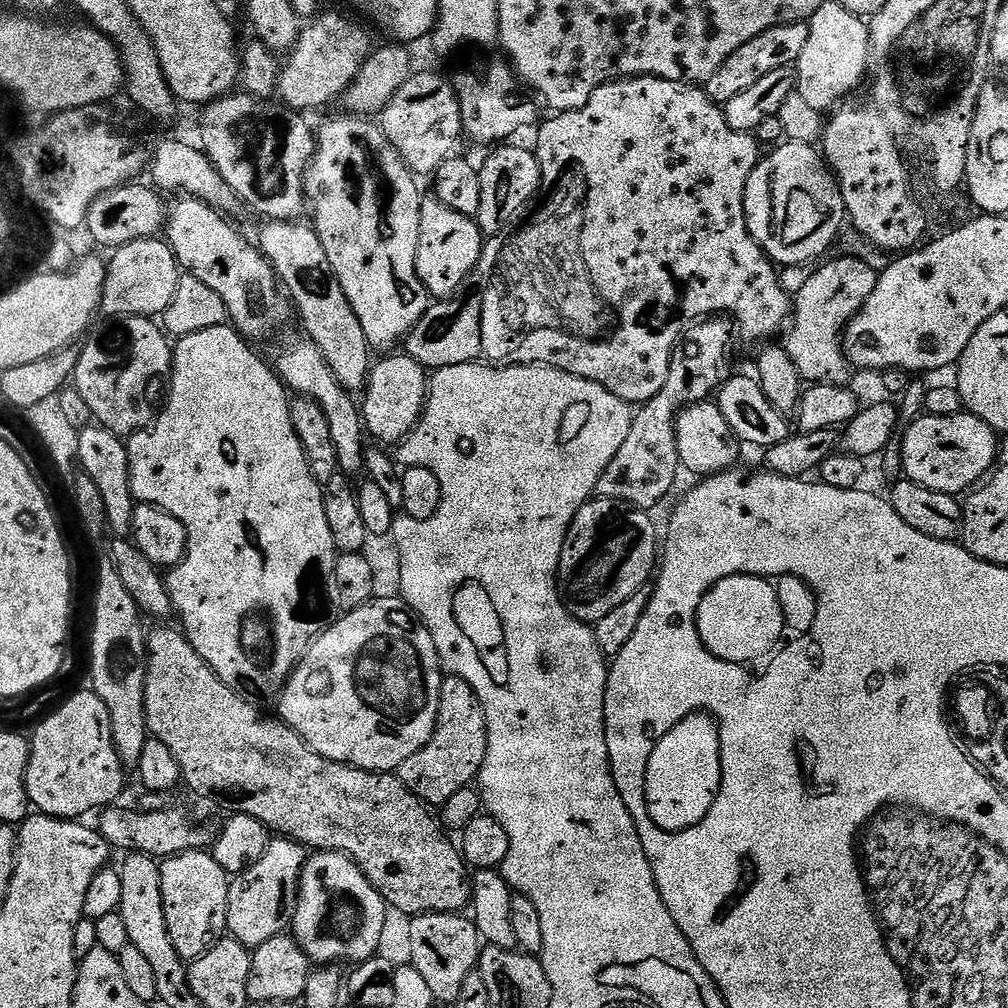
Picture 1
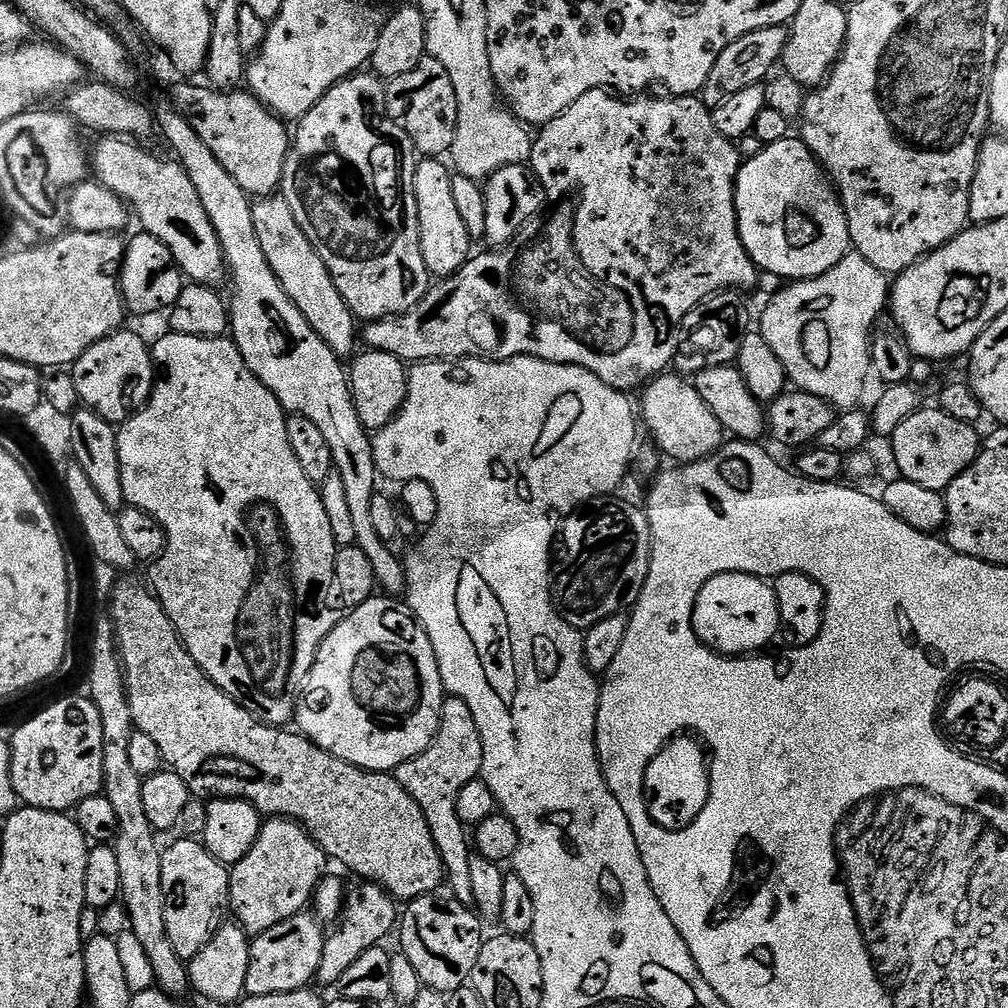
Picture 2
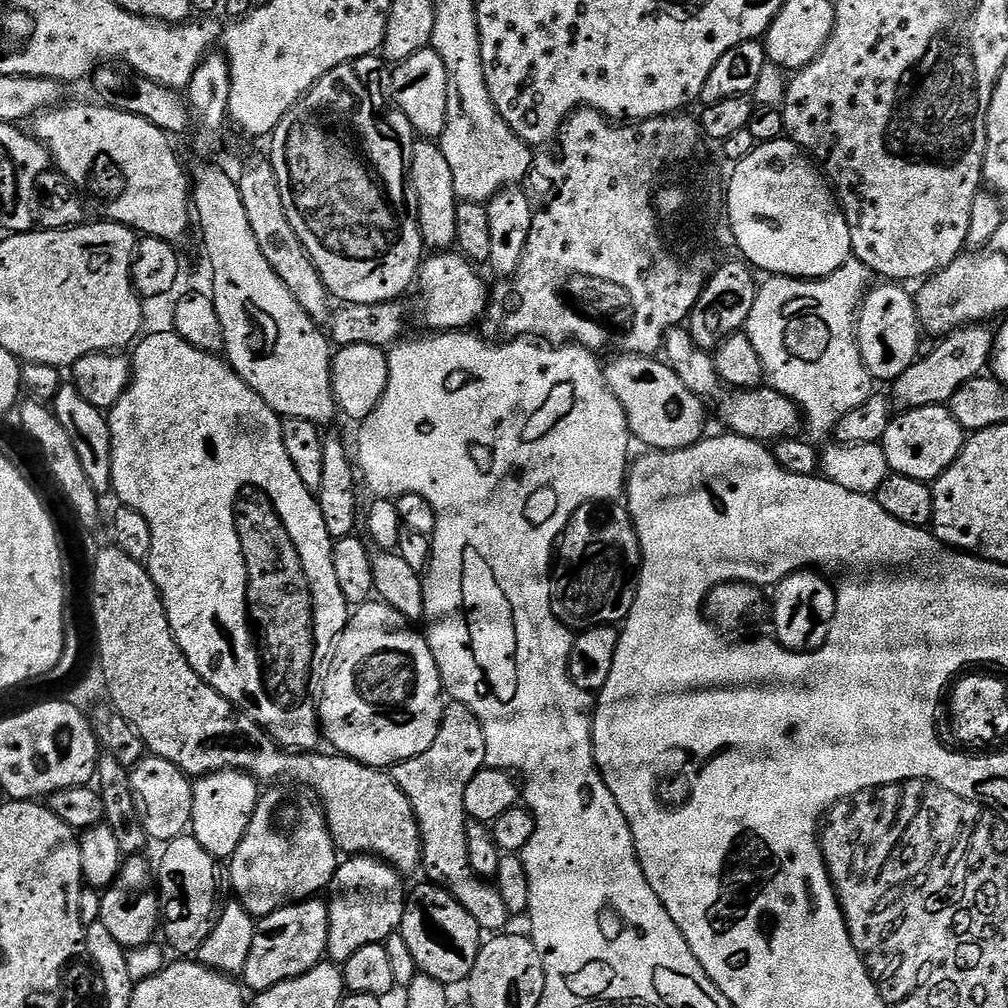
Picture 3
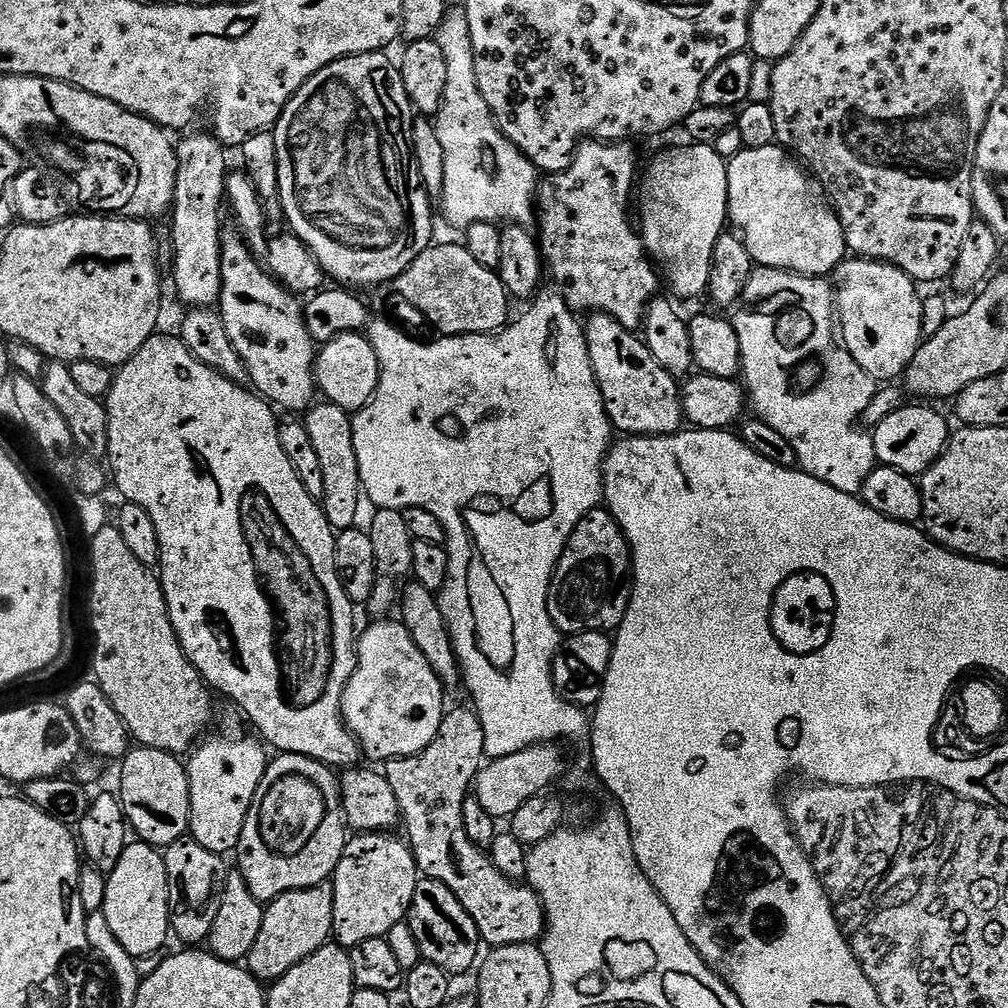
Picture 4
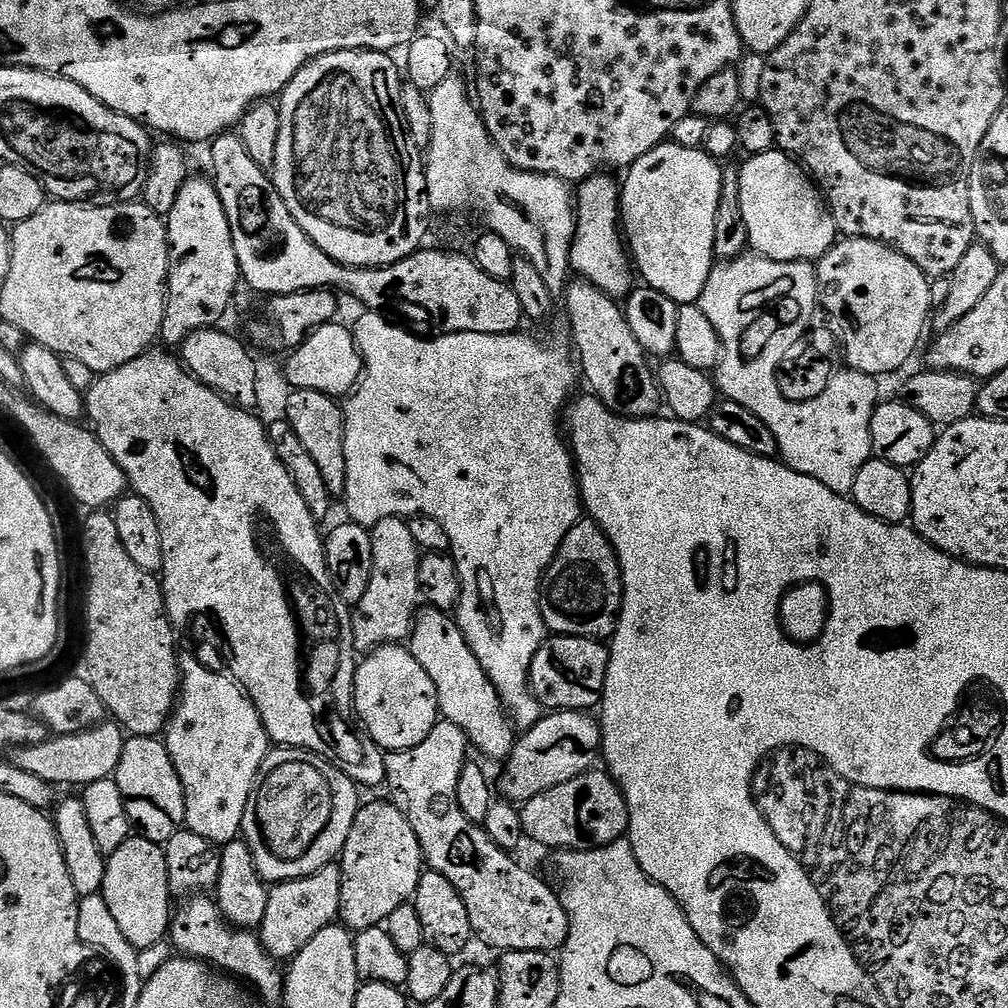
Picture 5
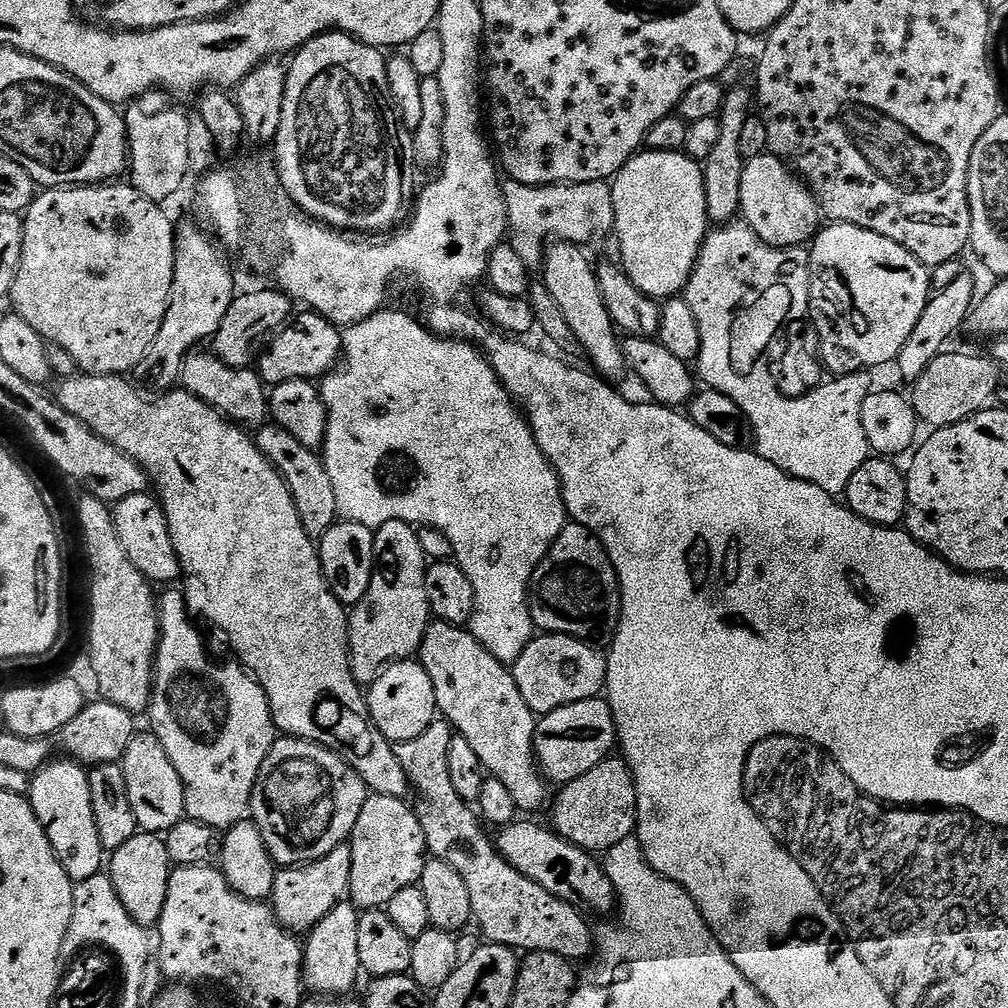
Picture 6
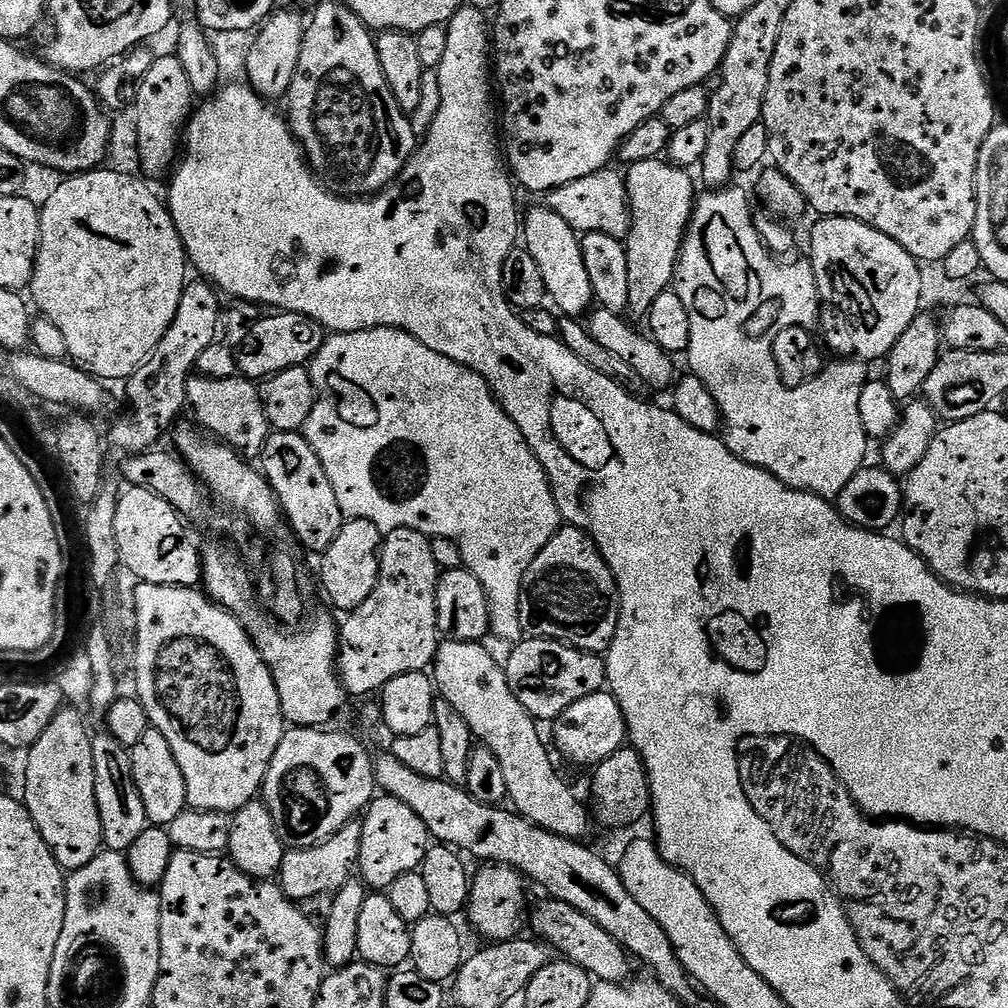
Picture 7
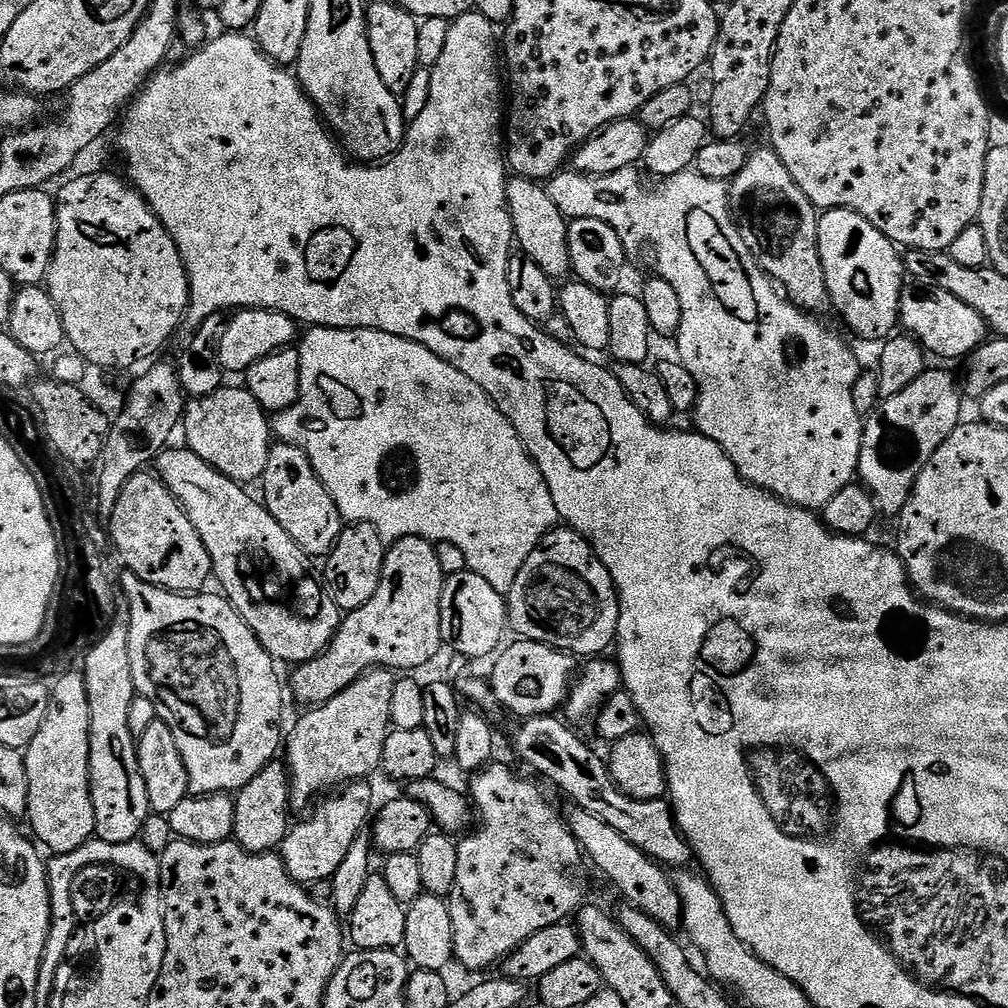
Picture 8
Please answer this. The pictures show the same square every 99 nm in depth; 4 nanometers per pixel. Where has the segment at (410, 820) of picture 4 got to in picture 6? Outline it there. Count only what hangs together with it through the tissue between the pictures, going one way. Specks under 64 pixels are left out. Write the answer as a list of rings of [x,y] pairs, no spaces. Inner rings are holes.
[[[437,718],[432,721],[418,738],[410,738],[406,742],[395,745],[398,762],[402,762],[402,770],[406,770],[406,778],[411,791],[416,792],[420,801],[415,801],[414,811],[416,817],[422,822],[422,830],[426,834],[429,853],[435,859],[442,862],[450,862],[458,874],[462,874],[462,879],[466,881],[466,890],[470,890],[470,906],[474,917],[474,924],[480,927],[483,939],[489,944],[501,944],[507,948],[514,948],[521,953],[529,952],[549,952],[565,956],[567,960],[579,962],[587,961],[594,952],[594,932],[588,929],[589,921],[585,913],[579,908],[570,906],[554,894],[542,890],[538,882],[526,878],[526,874],[518,874],[506,858],[496,850],[493,837],[487,836],[485,825],[481,817],[462,798],[458,798],[458,790],[450,783],[450,742],[454,735],[454,729],[447,720]]]

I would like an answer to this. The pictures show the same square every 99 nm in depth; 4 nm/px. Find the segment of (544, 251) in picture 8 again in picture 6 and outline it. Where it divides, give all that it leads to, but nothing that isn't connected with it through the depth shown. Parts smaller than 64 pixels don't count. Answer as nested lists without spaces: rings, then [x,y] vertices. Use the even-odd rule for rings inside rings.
[[[551,243],[542,266],[542,282],[550,290],[550,294],[554,294],[554,302],[562,306],[562,314],[566,314],[570,330],[574,330],[574,338],[580,340],[583,353],[592,359],[591,367],[603,379],[616,382],[616,379],[626,372],[624,346],[619,339],[616,341],[617,326],[610,316],[610,310],[606,310],[602,286],[598,286],[593,261],[588,261],[588,256],[584,252],[587,251],[578,244]]]

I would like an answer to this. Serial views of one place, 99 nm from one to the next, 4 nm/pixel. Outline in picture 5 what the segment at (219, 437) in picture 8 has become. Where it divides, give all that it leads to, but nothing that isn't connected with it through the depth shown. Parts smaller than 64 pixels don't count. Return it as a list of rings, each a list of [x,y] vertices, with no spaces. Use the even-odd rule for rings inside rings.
[[[213,326],[194,330],[194,334],[190,334],[179,344],[179,359],[197,380],[219,392],[231,404],[249,410],[255,409],[255,404],[260,400],[256,393],[260,388],[260,372],[256,369],[255,358],[252,357],[253,349],[222,329],[223,327]]]

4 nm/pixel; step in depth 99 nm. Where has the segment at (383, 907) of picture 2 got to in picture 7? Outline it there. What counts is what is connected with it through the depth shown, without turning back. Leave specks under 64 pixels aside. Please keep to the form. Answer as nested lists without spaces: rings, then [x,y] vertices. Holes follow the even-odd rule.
[[[377,795],[362,816],[362,846],[358,861],[359,879],[369,889],[386,890],[402,874],[417,871],[423,864],[424,856],[428,853],[429,847],[430,837],[426,830],[426,822],[422,822],[422,818],[418,818],[418,814],[414,814],[414,810],[410,810],[410,806],[406,806],[406,802],[398,802],[398,798],[393,796]]]

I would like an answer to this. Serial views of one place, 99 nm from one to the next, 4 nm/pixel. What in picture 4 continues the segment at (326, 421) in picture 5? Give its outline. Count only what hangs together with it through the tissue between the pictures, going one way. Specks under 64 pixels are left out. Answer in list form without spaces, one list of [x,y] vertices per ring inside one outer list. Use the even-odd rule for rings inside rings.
[[[316,402],[307,409],[303,422],[306,430],[310,432],[310,442],[314,442],[314,450],[318,453],[318,459],[322,466],[324,483],[322,507],[326,514],[326,522],[330,522],[333,530],[357,527],[356,519],[360,516],[362,489],[358,470],[358,454],[354,454],[352,416],[337,404]]]

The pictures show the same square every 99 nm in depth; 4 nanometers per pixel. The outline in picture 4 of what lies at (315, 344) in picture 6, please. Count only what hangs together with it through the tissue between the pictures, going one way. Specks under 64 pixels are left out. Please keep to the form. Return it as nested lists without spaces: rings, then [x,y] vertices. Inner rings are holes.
[[[360,332],[338,334],[333,340],[317,351],[314,365],[316,386],[327,403],[337,404],[349,414],[362,411],[378,390],[380,381],[380,363],[372,341]]]

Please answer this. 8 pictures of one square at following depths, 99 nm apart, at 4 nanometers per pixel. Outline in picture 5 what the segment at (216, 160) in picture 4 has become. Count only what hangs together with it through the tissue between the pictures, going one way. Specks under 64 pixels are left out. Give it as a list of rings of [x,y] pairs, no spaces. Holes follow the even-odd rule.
[[[189,175],[184,185],[178,192],[178,198],[174,201],[173,209],[170,210],[166,217],[168,225],[168,295],[164,301],[164,317],[160,327],[159,339],[165,340],[168,346],[179,346],[186,337],[194,334],[194,330],[210,328],[221,323],[220,319],[228,312],[228,307],[232,304],[232,299],[236,296],[236,287],[241,287],[240,267],[238,266],[238,254],[234,254],[234,242],[230,238],[230,222],[226,218],[226,210],[222,210],[222,198],[218,198],[218,190],[212,184],[207,175],[195,176]]]

